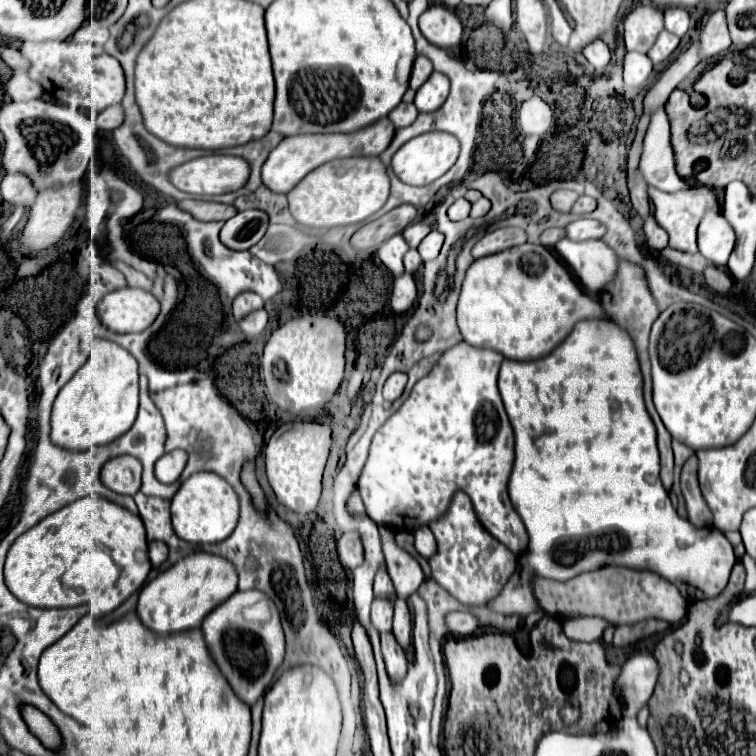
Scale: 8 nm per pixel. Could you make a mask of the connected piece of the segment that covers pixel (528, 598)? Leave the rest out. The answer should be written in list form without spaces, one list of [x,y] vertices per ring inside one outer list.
[[[512,578],[506,588],[488,604],[494,612],[500,614],[520,614],[526,616],[538,610],[536,598],[530,588],[530,578]]]

